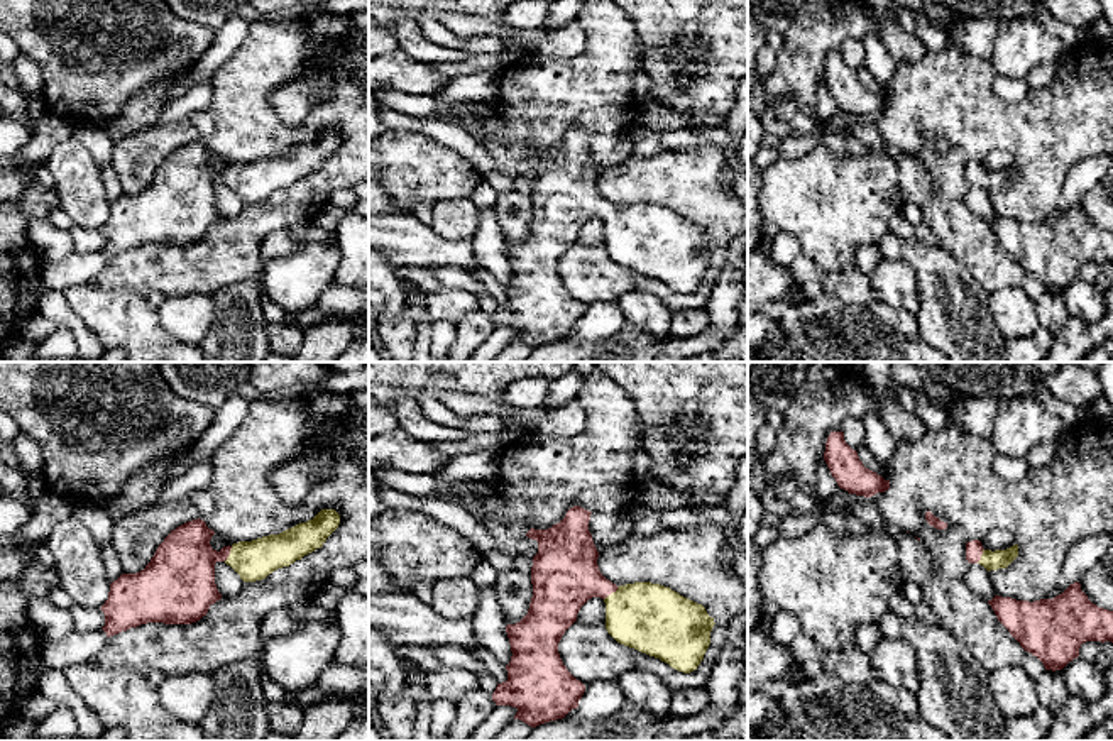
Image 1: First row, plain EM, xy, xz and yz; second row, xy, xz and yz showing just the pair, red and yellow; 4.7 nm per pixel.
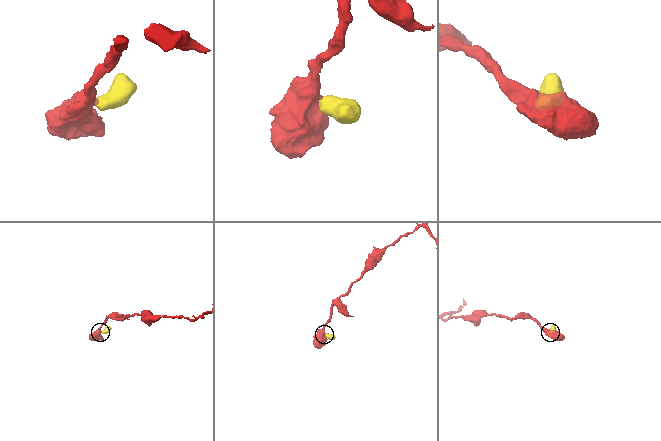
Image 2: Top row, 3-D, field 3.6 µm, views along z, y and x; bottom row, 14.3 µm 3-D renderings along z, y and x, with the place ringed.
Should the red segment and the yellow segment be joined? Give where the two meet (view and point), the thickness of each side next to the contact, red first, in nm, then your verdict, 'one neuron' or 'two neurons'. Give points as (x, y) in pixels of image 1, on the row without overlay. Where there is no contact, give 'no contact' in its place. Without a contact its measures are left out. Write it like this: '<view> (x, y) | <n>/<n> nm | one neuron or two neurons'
xz (611, 214) | 320/320 nm | one neuron

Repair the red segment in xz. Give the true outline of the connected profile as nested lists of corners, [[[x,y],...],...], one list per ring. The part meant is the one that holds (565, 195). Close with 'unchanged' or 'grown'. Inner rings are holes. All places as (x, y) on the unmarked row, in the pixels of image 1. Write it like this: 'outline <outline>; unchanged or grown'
outline [[[573,127],[551,149],[531,149],[526,154],[528,159],[538,162],[538,174],[533,178],[531,188],[533,218],[528,235],[519,244],[506,247],[513,277],[506,286],[507,301],[497,305],[492,321],[496,327],[516,328],[514,340],[531,349],[563,340],[578,328],[585,306],[563,286],[558,264],[577,242],[580,228],[592,218],[606,223],[606,250],[617,264],[660,279],[678,293],[697,291],[710,266],[710,252],[716,244],[702,225],[660,205],[634,203],[617,208],[600,195],[599,173],[589,152],[590,135],[590,132]]]; grown

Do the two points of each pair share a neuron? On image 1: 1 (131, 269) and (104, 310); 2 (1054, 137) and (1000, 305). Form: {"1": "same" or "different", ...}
{"1": "different", "2": "different"}

